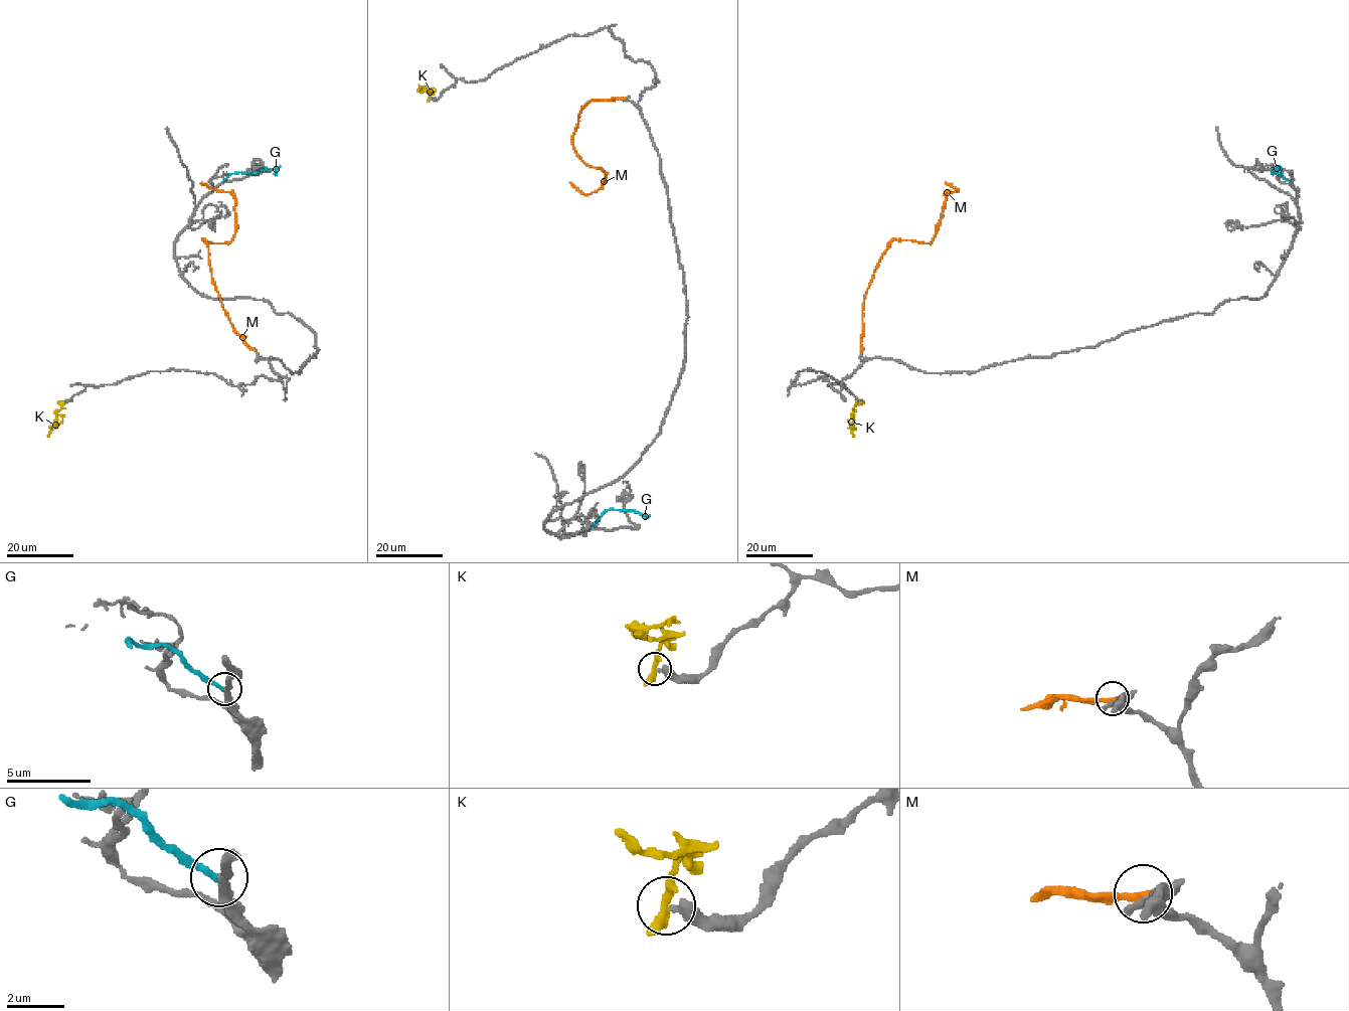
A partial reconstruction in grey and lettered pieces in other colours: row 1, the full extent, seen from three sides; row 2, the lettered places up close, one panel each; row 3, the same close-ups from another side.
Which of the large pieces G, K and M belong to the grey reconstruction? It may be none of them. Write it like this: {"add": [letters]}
{"add": []}

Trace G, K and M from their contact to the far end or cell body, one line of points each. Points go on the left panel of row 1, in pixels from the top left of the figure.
G: (222, 182), (236, 172), (256, 173), (275, 168), (275, 175)
K: (59, 401), (61, 407), (55, 411), (47, 437)
M: (256, 351), (222, 307), (203, 239), (228, 242), (235, 231), (235, 198), (200, 183)

